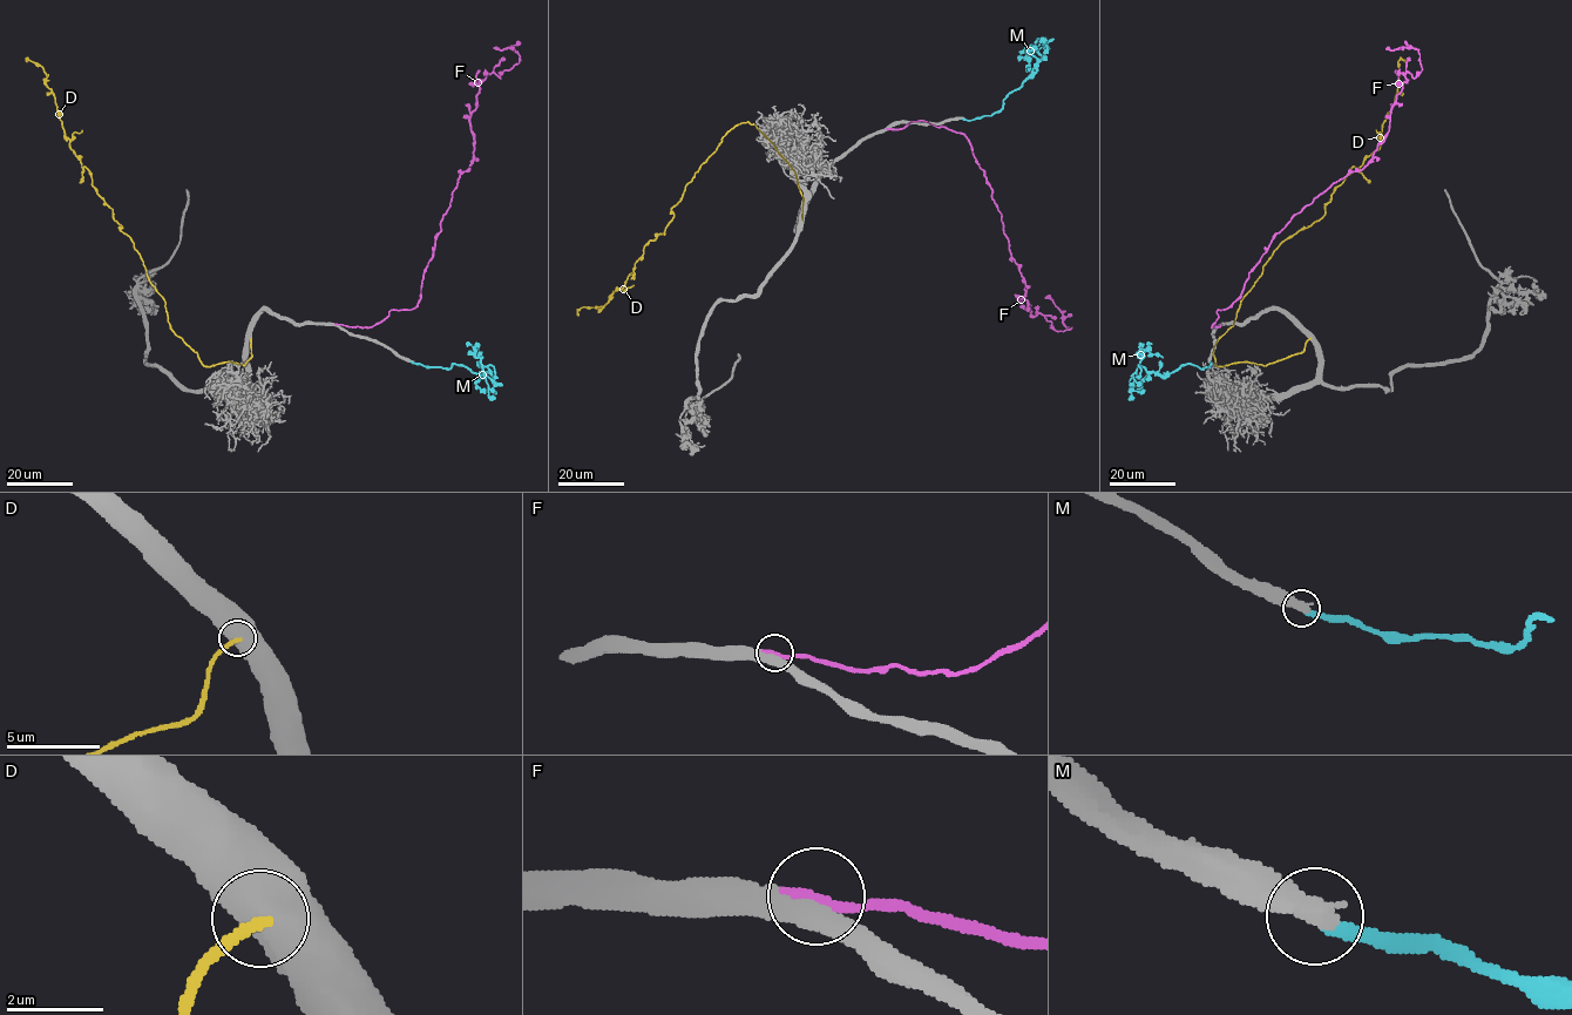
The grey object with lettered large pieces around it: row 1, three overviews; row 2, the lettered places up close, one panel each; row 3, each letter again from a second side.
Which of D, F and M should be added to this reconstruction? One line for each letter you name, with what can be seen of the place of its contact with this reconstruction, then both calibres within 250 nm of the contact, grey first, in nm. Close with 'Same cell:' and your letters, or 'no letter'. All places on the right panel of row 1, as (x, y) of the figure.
Same cell: no letter

